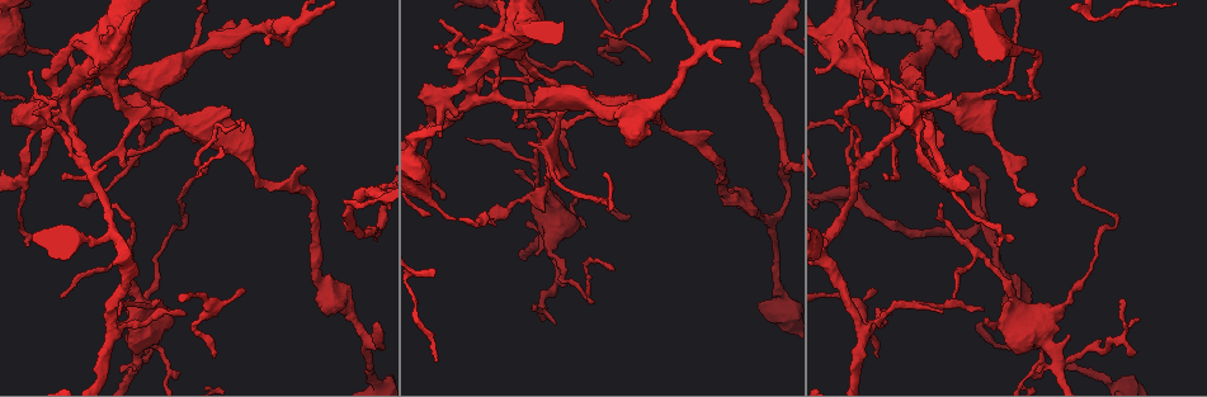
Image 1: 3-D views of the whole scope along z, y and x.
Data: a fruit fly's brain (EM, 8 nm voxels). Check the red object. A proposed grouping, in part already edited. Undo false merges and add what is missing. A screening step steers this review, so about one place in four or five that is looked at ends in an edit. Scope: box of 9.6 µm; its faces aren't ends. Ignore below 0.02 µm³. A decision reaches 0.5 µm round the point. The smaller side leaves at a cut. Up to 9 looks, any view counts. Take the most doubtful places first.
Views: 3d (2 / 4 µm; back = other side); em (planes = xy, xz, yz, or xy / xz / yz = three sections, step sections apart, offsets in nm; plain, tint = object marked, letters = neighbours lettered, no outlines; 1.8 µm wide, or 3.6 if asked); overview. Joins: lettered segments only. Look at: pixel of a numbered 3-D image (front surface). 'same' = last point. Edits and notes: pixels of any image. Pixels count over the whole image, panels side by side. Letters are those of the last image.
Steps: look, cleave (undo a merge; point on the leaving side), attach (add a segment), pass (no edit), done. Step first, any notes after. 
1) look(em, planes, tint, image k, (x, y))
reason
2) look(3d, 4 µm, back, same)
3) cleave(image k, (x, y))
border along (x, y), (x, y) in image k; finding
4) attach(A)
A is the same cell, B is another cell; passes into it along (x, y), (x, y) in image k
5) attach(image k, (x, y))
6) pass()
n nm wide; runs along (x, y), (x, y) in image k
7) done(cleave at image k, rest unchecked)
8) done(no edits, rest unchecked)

look(3d, 2 µm, image 1, (63, 179))
thin end

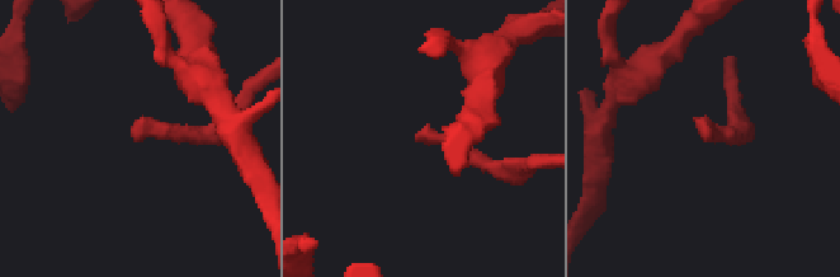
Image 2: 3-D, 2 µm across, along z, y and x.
look(em, planes, letters, image 2, (712, 138))

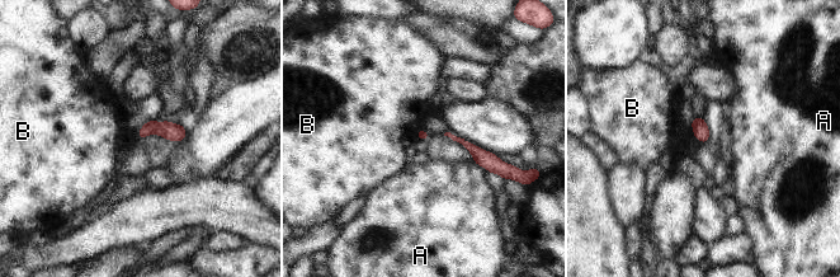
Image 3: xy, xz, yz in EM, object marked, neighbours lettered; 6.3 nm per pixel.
pass()
A and B are other cells; border along (690, 118), (694, 134) in image 3; no lettered segment goes on from it

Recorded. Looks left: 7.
look(3d, 4 µm, back, image 1, (879, 357))
branch stops here

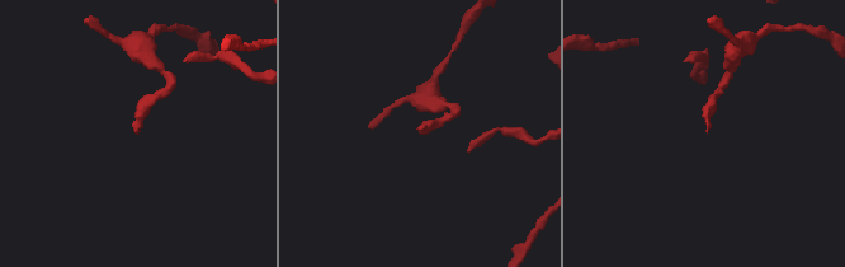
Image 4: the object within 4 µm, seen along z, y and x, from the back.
look(em, planes, letters, image 4, (419, 131))
shape alone is not enough

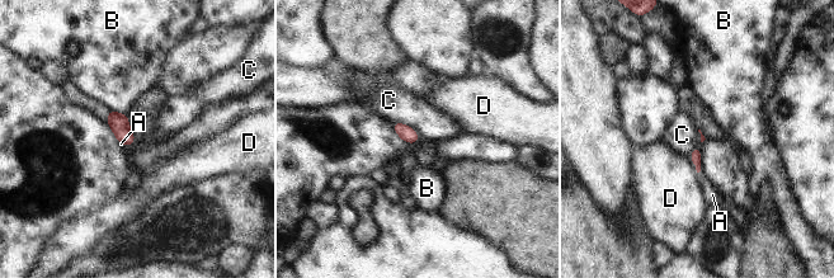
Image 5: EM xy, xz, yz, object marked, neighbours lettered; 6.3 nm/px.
attach(A)
A is the same cell, B, C and D are other cells; it goes on there

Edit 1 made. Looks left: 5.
look(overview)

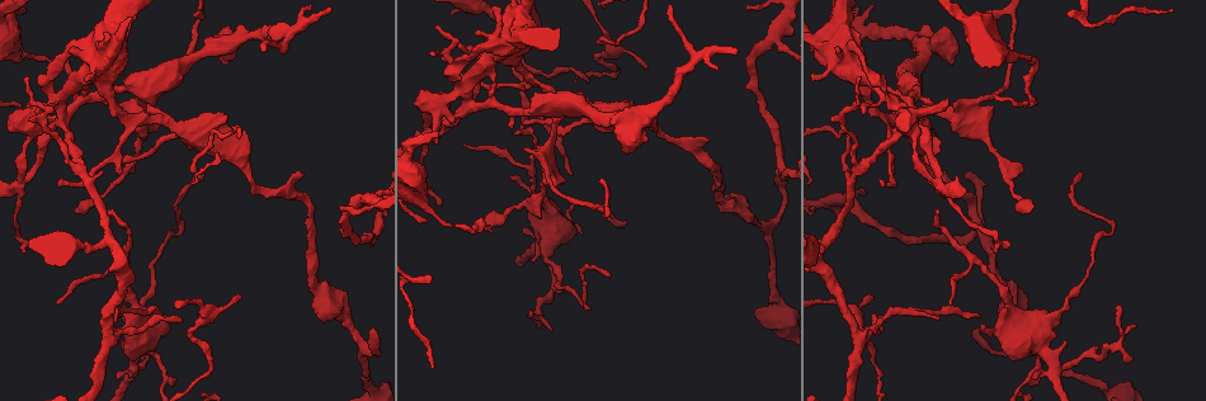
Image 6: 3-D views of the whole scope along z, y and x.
look(em, xz, step 16, letters, image 6, (973, 236))
sharp bend

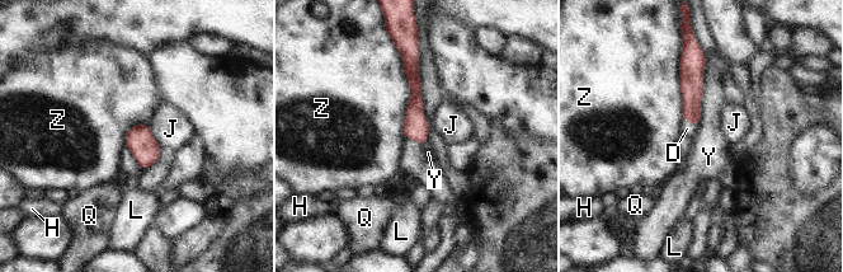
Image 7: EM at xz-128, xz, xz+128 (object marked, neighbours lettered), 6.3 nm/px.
attach(D)
D is the same cell, H, J, L, Q, Y and Z are other cells; passes into it along (691, 83), (690, 122), (687, 129) in image 7; the neuron continues

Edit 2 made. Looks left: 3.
look(overview)
see it whole again

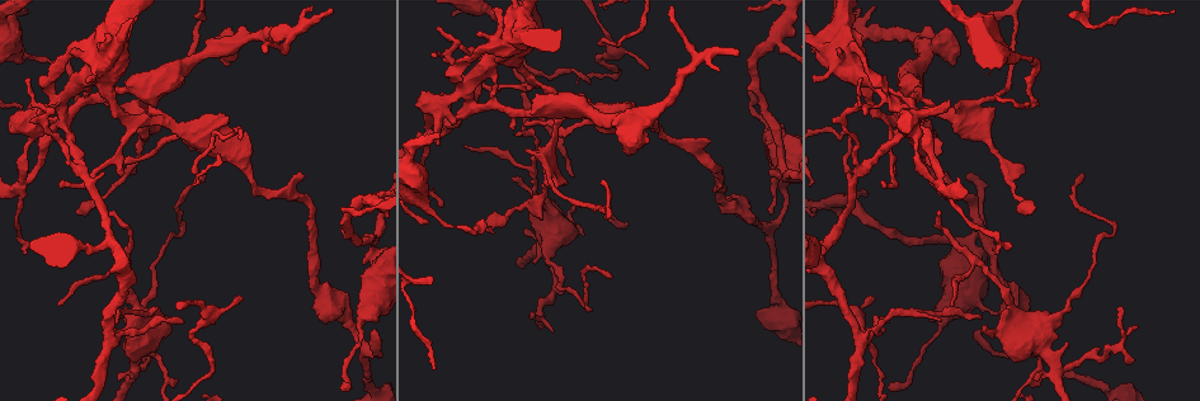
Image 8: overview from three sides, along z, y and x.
look(em, xy, step 16, tint, image 8, (984, 328))
tapers out

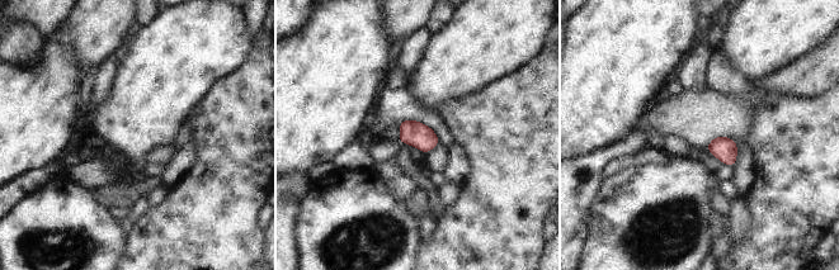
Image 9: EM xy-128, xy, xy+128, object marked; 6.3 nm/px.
look(em, planes, letters, same)
another direction

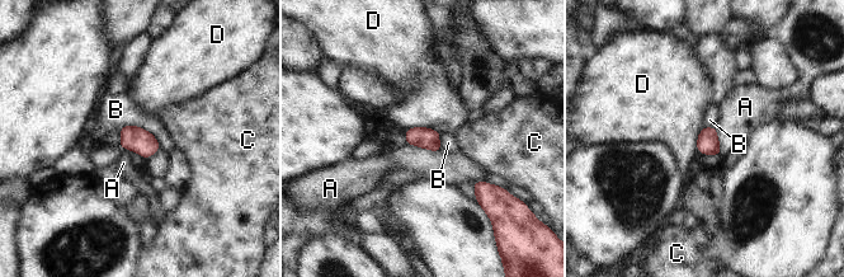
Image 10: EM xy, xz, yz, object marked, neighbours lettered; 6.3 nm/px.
pass()
A, B, C and D are other cells; border along (406, 128), (430, 127), (441, 134) in image 10; no lettered segment goes on from it

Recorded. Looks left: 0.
done(attach at image 5, attach at image 7, rest unchecked)

